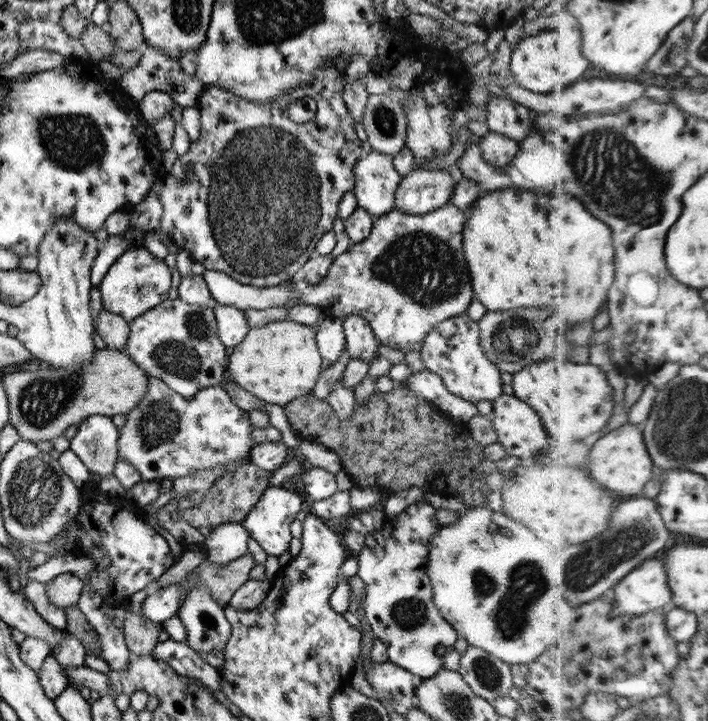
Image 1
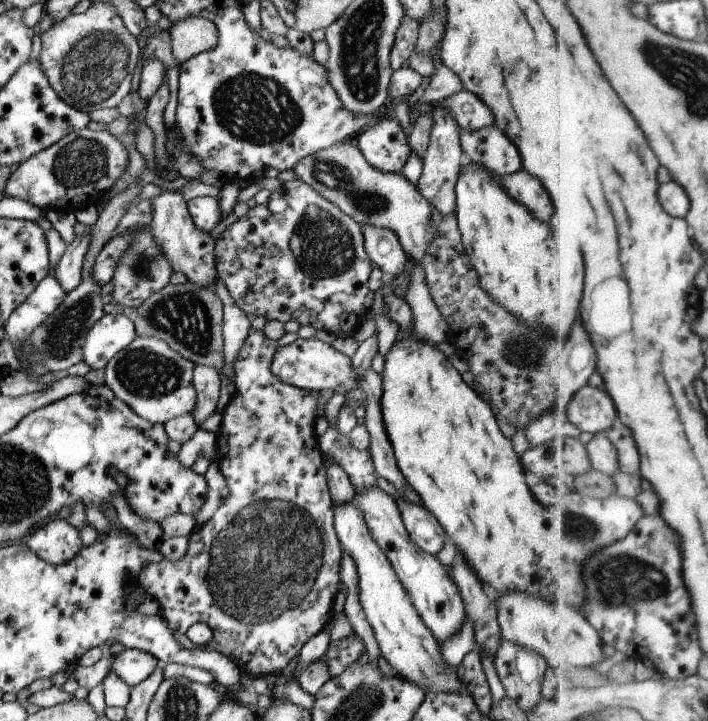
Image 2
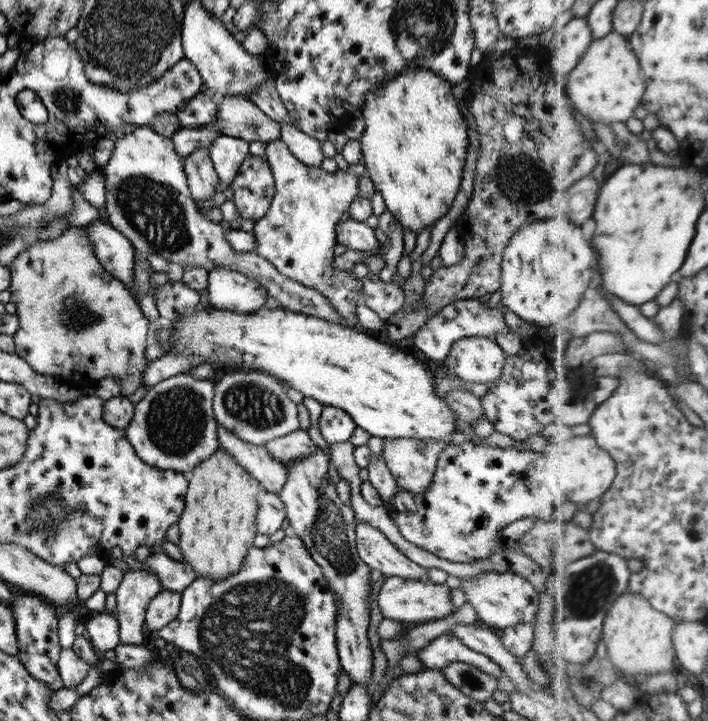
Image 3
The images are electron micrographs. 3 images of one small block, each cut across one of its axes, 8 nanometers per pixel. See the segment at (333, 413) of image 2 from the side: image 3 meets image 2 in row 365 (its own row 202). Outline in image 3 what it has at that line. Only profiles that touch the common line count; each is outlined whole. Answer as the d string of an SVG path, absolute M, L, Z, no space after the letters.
M281 139L266 143L263 157L272 168L276 192L268 213L254 223L250 233L256 241L254 252L271 262L280 274L324 293L346 321L357 323L356 307L364 296L362 279L352 277L350 270L335 270L332 262L336 224L359 195L358 177L367 172L364 163L350 164L347 171L338 168L328 173L300 162Z

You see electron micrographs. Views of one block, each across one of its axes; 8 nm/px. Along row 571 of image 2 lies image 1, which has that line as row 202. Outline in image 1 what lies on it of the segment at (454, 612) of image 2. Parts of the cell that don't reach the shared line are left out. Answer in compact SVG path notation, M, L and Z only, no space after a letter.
M414 168L396 189L395 210L408 215L433 212L451 201L456 184L448 169Z

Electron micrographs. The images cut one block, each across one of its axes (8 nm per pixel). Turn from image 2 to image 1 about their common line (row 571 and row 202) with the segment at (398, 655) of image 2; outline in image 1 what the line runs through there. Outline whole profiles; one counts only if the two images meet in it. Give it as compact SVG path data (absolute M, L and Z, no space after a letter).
M372 151L354 165L354 188L358 207L374 218L395 210L396 189L402 180L394 168L393 156Z

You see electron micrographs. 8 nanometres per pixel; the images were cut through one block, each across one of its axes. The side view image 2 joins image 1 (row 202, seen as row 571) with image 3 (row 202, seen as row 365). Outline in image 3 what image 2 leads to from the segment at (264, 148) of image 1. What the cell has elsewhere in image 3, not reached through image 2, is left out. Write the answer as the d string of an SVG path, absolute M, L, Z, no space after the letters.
M249 153L230 188L234 191L232 202L243 221L248 219L255 223L261 220L268 213L276 192L272 168L267 159Z

